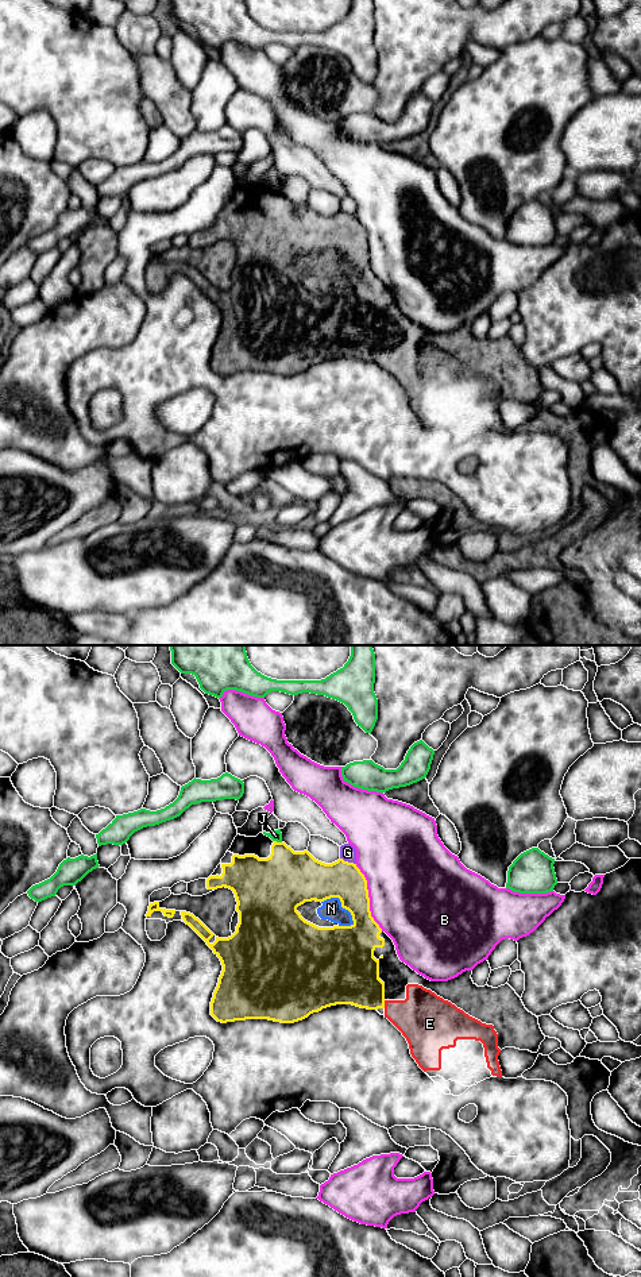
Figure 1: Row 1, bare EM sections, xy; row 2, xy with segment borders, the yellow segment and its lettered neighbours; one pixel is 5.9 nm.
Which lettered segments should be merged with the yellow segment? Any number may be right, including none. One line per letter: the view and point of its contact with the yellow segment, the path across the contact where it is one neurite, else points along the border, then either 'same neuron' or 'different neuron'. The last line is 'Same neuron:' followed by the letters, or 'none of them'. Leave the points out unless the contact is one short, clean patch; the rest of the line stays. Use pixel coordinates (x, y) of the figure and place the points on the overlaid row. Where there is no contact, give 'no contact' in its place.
B: xy (369, 898) | different neuron
E: xy (383, 1004) | same neuron
G: xy (347, 861) | different neuron
J: xy (278, 843) | along xy (274, 840), (281, 843) | different neuron
N: xy (342, 903) | same neuron
Same neuron: E, N

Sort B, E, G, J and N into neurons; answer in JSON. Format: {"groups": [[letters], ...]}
{"groups": [["B"], ["E", "N"], ["G"], ["J"]]}

